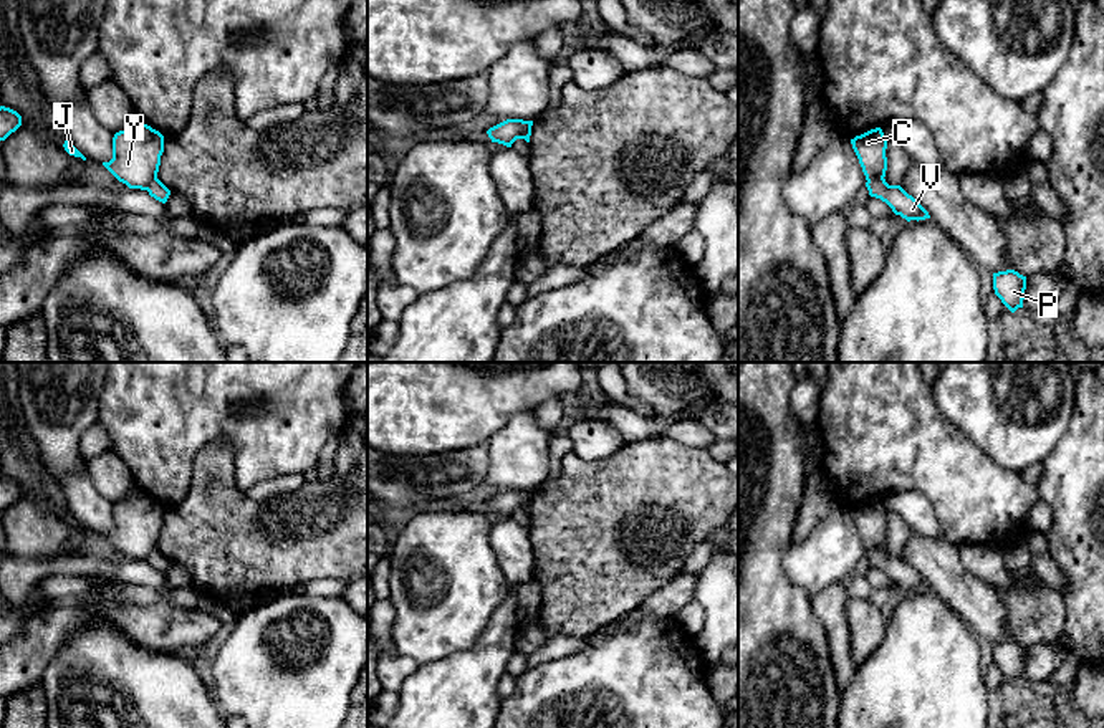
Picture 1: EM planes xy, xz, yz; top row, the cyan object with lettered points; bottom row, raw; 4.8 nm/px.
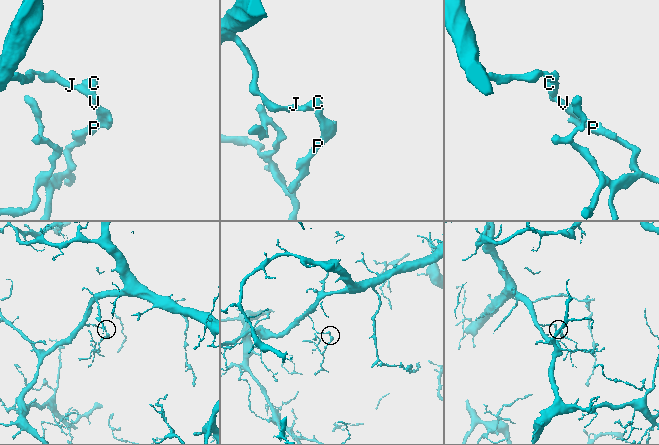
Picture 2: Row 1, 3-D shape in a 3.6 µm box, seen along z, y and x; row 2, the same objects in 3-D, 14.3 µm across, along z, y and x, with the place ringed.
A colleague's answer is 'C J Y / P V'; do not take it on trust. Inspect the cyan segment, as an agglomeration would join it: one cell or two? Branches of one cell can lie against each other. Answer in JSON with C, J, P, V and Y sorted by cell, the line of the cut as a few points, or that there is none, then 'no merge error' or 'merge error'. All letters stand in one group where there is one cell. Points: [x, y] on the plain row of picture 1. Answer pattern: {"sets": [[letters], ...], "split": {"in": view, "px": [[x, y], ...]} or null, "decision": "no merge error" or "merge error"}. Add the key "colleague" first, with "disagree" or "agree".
{"colleague": "agree", "sets": [["C", "J", "Y"], ["P", "V"]], "split": {"in": "xz", "px": [[523, 492], [520, 508]]}, "decision": "merge error"}

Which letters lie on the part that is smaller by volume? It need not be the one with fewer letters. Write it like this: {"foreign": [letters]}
{"foreign": ["P", "V"]}

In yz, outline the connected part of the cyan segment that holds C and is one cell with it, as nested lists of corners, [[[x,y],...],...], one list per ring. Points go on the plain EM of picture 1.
[[[881,498],[871,500],[851,510],[866,551],[881,551],[887,541],[887,510]]]

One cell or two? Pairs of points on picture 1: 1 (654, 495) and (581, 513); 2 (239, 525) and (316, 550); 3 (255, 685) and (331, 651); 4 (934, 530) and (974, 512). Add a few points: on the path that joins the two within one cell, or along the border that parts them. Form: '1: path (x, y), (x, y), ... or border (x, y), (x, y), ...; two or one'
1: path (636, 495), (624, 495), (600, 508); one
2: path (259, 545), (297, 546); one
3: path (275, 677), (297, 677), (315, 667); one
4: border (921, 492), (932, 508), (944, 536); two

